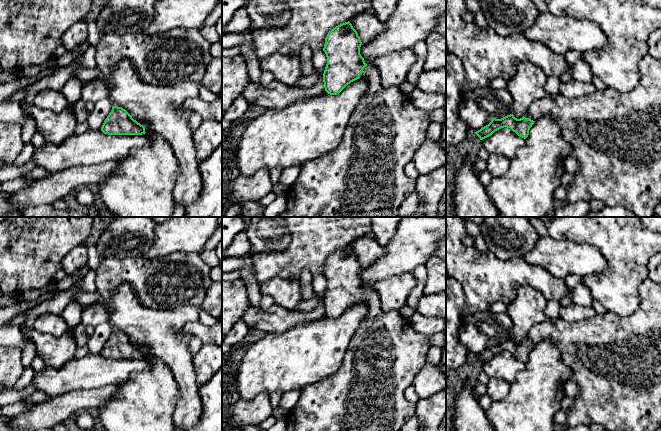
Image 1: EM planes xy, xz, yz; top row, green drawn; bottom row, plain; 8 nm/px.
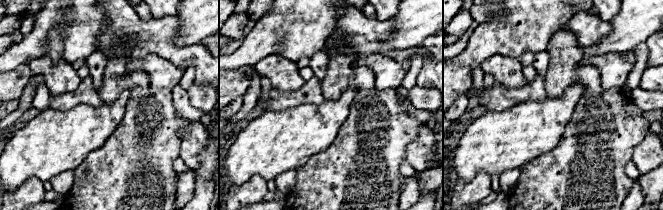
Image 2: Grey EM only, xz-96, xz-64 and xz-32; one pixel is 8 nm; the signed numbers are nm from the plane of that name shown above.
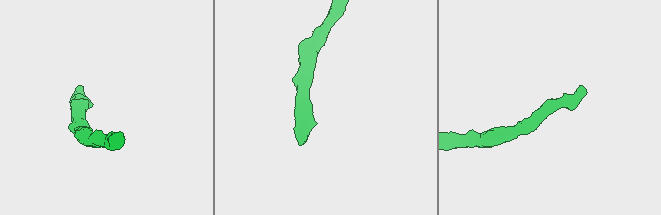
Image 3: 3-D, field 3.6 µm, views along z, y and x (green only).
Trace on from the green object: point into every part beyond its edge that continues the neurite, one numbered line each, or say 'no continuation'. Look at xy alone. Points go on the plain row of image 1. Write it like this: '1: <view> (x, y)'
no continuation

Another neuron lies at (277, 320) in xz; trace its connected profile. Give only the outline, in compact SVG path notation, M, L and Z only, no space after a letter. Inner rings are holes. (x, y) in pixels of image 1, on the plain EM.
M274 304L269 310L257 309L250 305L242 319L250 328L259 329L266 334L280 334L305 320L316 321L325 316L323 304L307 313L289 312Z

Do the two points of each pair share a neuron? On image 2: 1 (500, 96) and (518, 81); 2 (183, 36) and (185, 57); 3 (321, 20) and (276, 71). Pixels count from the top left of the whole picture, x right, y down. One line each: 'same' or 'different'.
1: different
2: different
3: different

